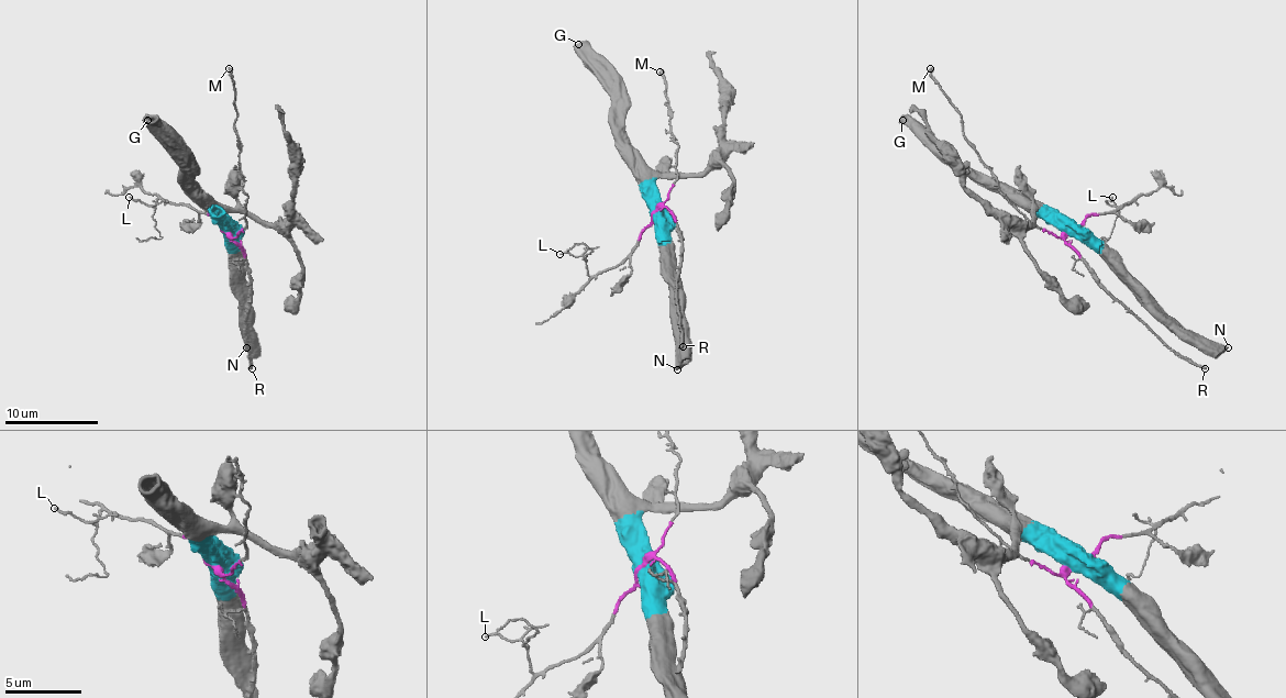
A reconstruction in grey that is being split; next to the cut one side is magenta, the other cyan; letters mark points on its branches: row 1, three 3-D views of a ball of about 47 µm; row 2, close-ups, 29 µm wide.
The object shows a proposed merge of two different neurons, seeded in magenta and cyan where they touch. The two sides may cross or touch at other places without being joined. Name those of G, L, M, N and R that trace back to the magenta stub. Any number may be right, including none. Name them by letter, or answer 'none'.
L, M, R

